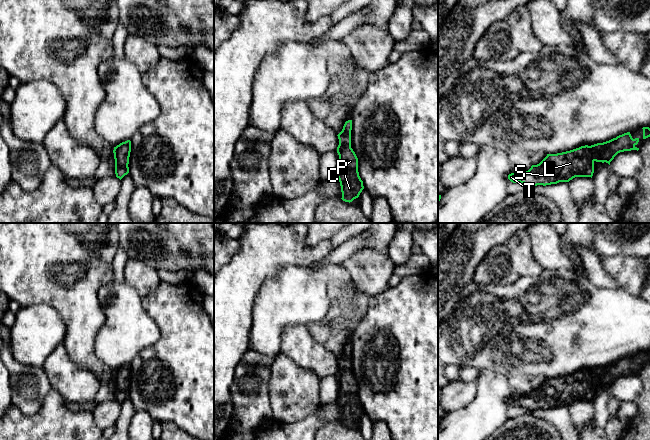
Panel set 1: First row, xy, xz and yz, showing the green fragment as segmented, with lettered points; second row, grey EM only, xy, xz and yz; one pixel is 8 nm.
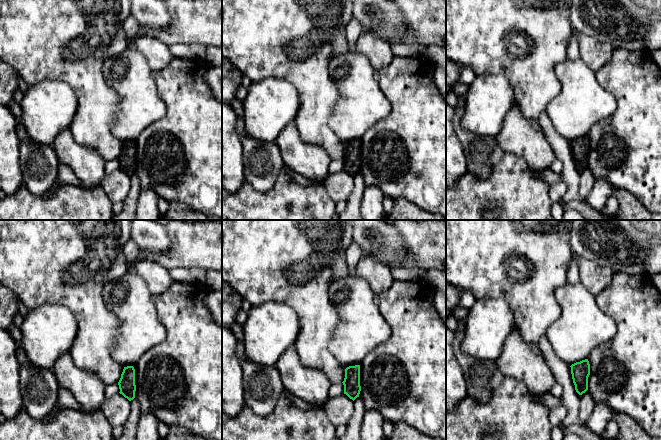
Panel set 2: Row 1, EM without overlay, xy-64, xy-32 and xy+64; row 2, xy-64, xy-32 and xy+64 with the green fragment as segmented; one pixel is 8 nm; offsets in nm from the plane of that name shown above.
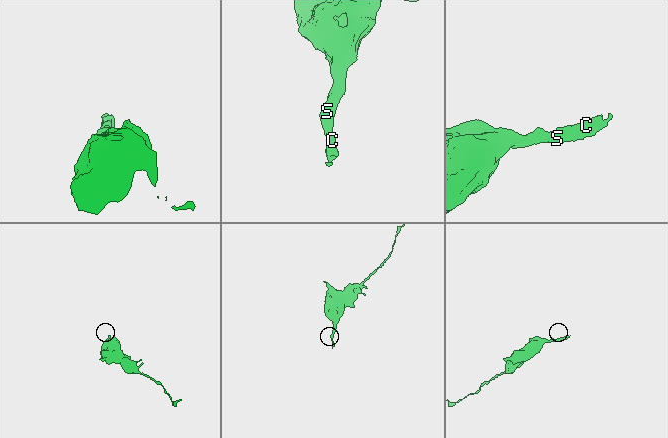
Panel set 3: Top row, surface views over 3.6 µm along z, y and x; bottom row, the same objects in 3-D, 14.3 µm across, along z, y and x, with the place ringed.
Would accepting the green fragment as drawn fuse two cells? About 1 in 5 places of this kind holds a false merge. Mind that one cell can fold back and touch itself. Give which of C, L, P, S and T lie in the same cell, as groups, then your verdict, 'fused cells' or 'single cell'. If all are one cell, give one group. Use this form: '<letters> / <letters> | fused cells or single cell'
C L P S T | single cell

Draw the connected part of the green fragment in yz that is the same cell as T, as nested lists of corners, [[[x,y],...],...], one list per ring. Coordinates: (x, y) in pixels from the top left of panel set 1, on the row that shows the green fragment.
[[[630,132],[617,136],[609,141],[547,156],[528,171],[520,171],[508,175],[513,183],[524,183],[529,186],[551,185],[569,182],[575,177],[591,177],[594,173],[594,162],[610,162],[624,151],[639,150],[636,145],[639,138],[633,139]]]

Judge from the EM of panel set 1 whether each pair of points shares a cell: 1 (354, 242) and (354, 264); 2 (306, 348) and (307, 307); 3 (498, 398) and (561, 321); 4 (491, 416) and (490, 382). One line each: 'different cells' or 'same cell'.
1: different cells
2: different cells
3: different cells
4: same cell

